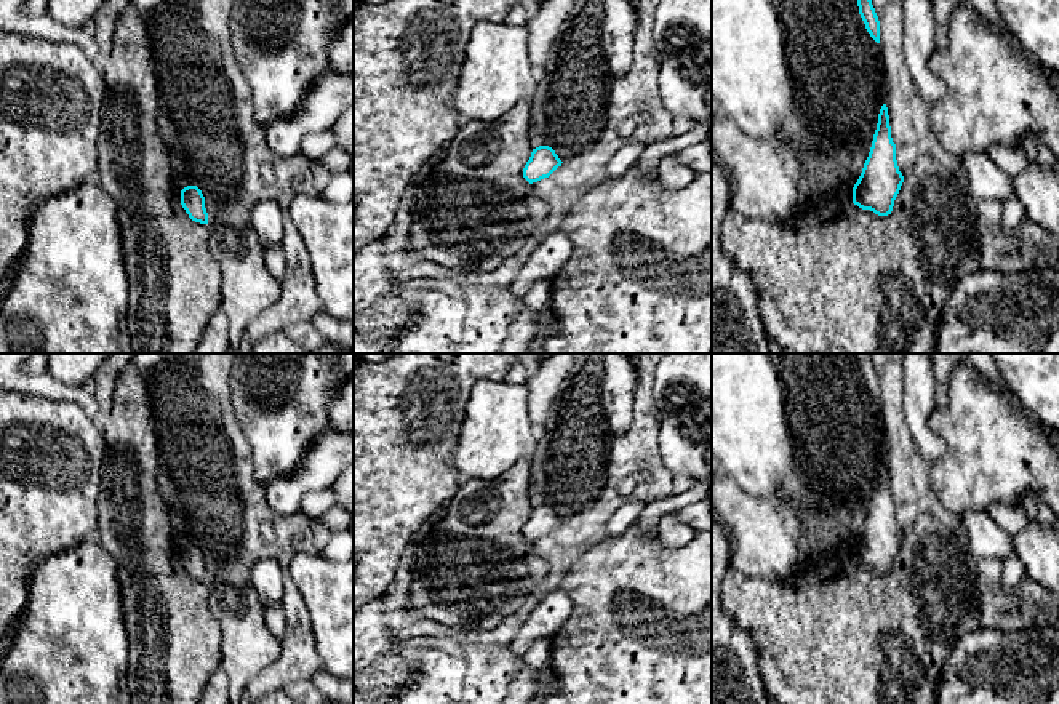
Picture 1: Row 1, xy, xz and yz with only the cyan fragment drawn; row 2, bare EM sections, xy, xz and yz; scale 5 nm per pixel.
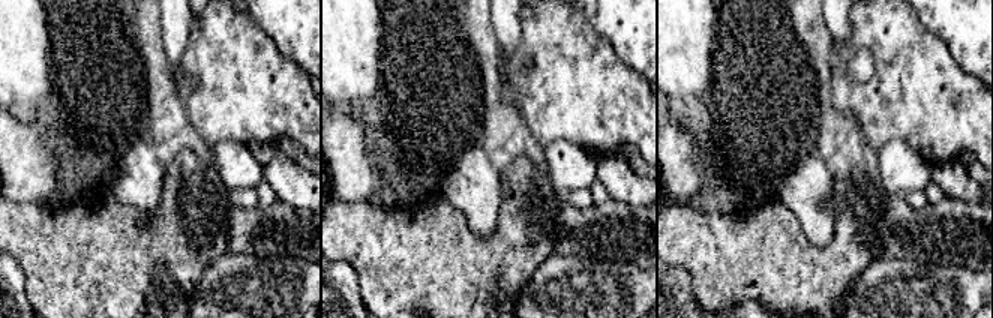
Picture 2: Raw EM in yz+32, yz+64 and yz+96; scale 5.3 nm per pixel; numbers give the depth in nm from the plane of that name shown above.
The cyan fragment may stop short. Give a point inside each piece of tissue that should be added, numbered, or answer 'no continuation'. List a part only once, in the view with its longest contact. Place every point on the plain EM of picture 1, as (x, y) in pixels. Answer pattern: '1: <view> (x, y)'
no continuation

